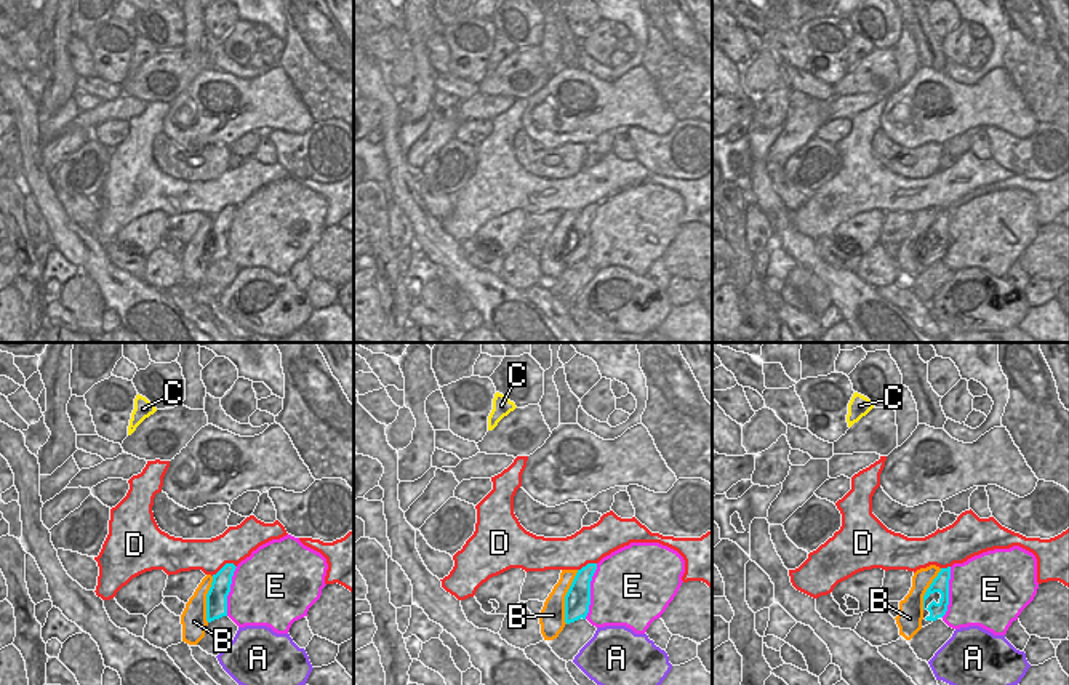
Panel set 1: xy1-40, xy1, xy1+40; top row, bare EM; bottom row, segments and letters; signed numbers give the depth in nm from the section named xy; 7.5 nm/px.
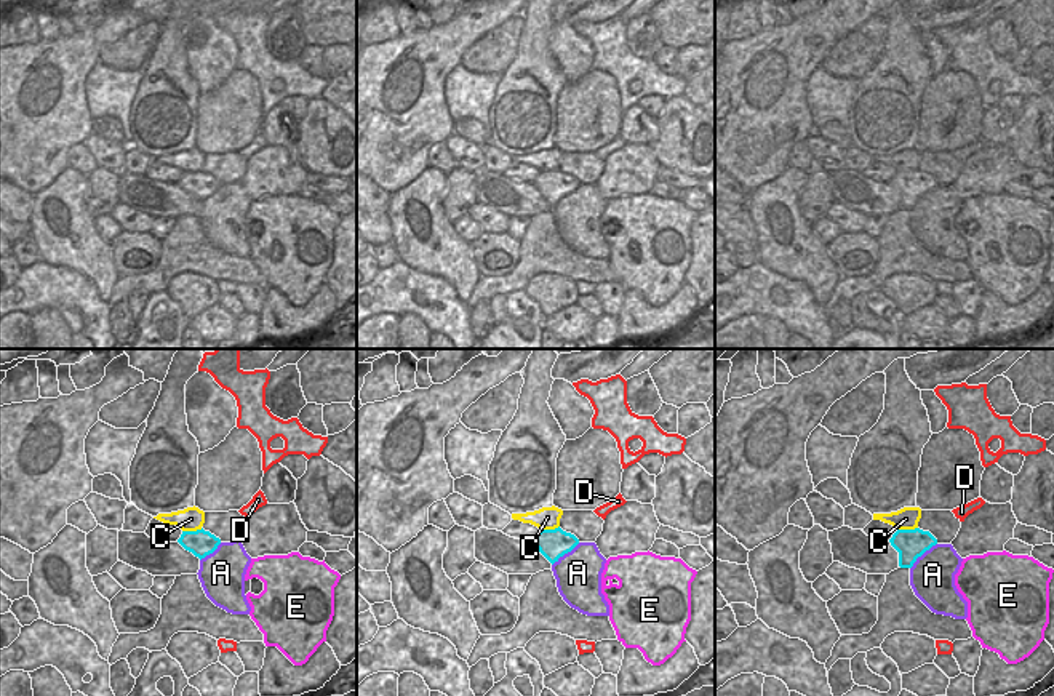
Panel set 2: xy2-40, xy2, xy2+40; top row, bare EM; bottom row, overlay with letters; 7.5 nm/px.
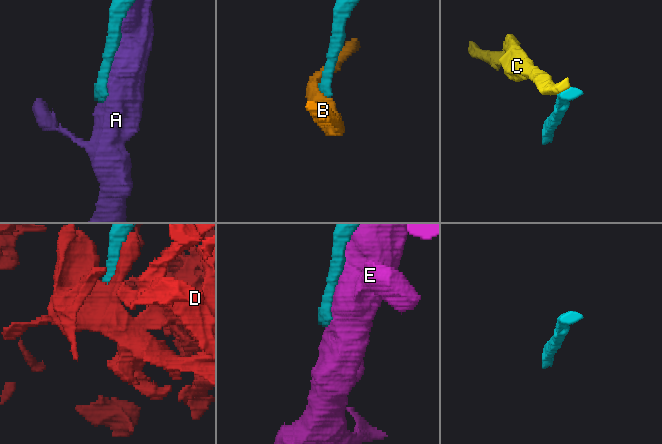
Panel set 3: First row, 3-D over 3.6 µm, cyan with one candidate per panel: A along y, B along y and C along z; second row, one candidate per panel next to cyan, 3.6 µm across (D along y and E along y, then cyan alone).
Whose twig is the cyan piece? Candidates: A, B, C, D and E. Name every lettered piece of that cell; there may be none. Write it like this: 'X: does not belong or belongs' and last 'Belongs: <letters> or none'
A: does not belong
B: does not belong
C: does not belong
D: does not belong
E: does not belong
Belongs: none

